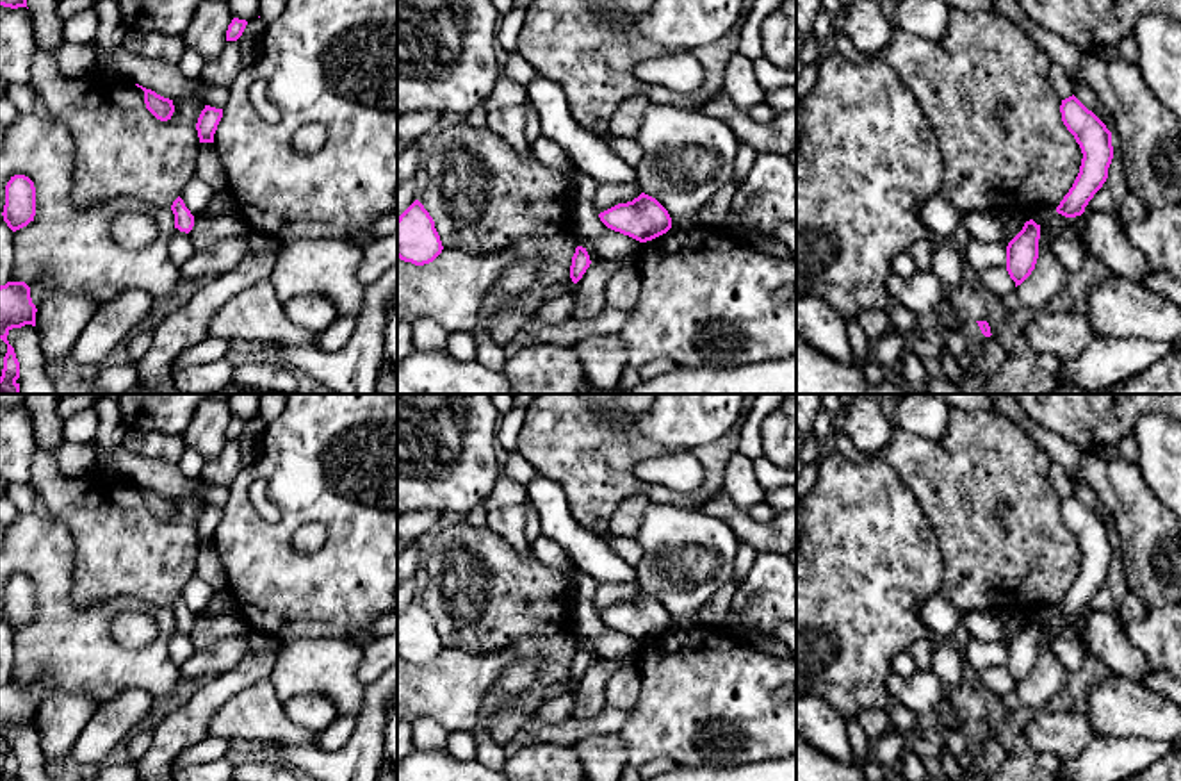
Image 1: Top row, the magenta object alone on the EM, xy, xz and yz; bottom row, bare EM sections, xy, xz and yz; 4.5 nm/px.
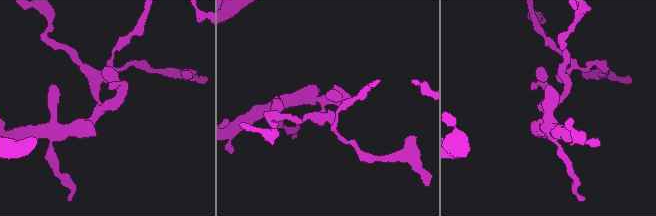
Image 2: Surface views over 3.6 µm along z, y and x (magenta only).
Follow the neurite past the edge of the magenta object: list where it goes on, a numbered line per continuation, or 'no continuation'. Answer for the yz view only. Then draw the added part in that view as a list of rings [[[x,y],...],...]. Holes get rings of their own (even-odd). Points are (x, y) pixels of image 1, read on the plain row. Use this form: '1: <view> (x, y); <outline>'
1: yz (959, 740); [[[974,719],[965,720],[962,726],[948,731],[946,747],[953,758],[958,758],[973,744],[981,744],[987,736],[981,733],[978,722]]]

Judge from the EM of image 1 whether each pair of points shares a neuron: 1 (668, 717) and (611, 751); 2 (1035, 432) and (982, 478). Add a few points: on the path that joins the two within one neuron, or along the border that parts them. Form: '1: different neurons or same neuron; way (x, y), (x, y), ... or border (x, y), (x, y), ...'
1: different neurons; border (617, 733), (624, 742), (629, 762)
2: different neurons; border (998, 412), (1016, 423), (1050, 460)

